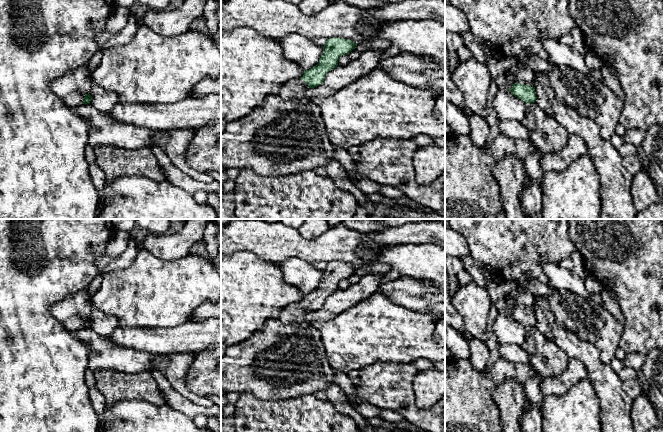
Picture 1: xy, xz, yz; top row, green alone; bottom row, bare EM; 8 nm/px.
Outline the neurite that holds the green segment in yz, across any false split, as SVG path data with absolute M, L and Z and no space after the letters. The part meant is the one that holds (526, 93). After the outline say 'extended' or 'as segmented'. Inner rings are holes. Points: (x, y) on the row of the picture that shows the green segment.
M536 82L532 83L514 83L509 91L517 98L523 100L526 104L534 103L537 99L535 93Z; extended

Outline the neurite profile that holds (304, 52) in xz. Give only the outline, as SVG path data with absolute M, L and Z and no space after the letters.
M297 34L284 35L278 41L283 47L284 56L299 65L303 71L316 66L323 55L322 46Z

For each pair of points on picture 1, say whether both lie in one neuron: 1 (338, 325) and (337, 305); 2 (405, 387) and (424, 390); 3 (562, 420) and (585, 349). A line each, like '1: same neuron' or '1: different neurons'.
1: different neurons
2: different neurons
3: different neurons

